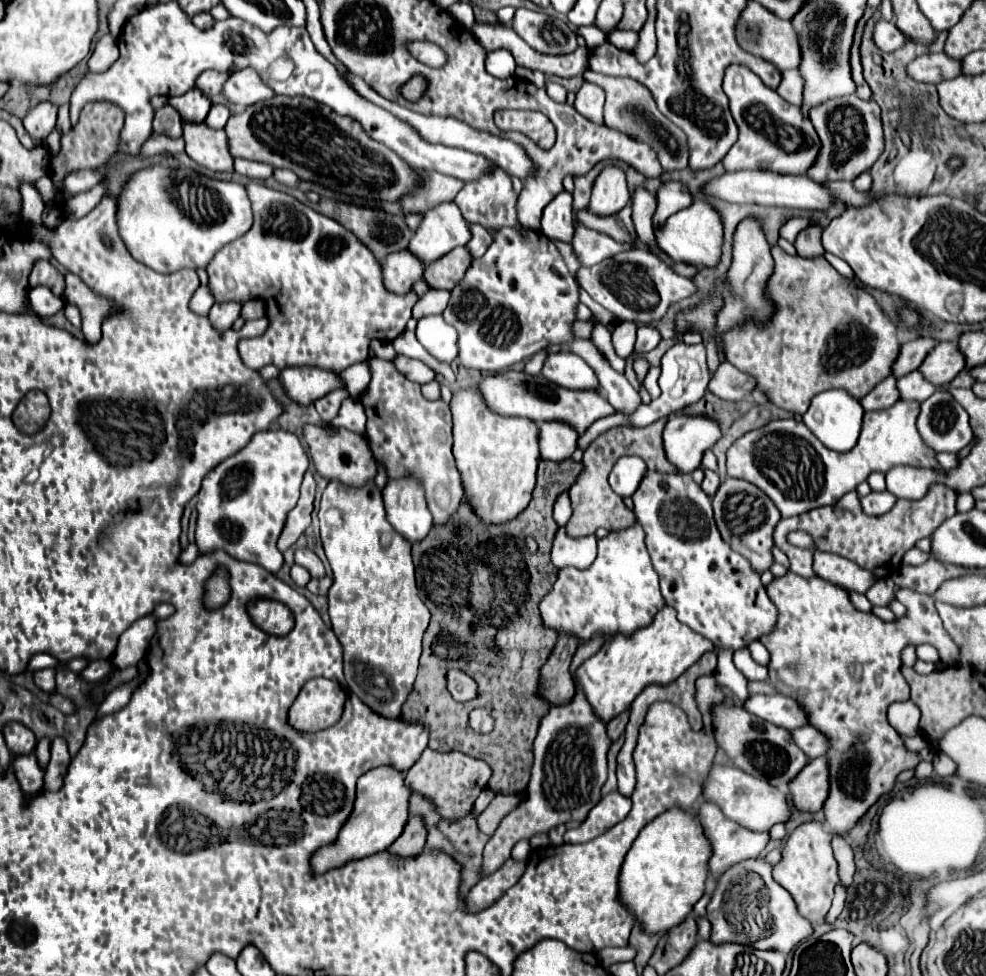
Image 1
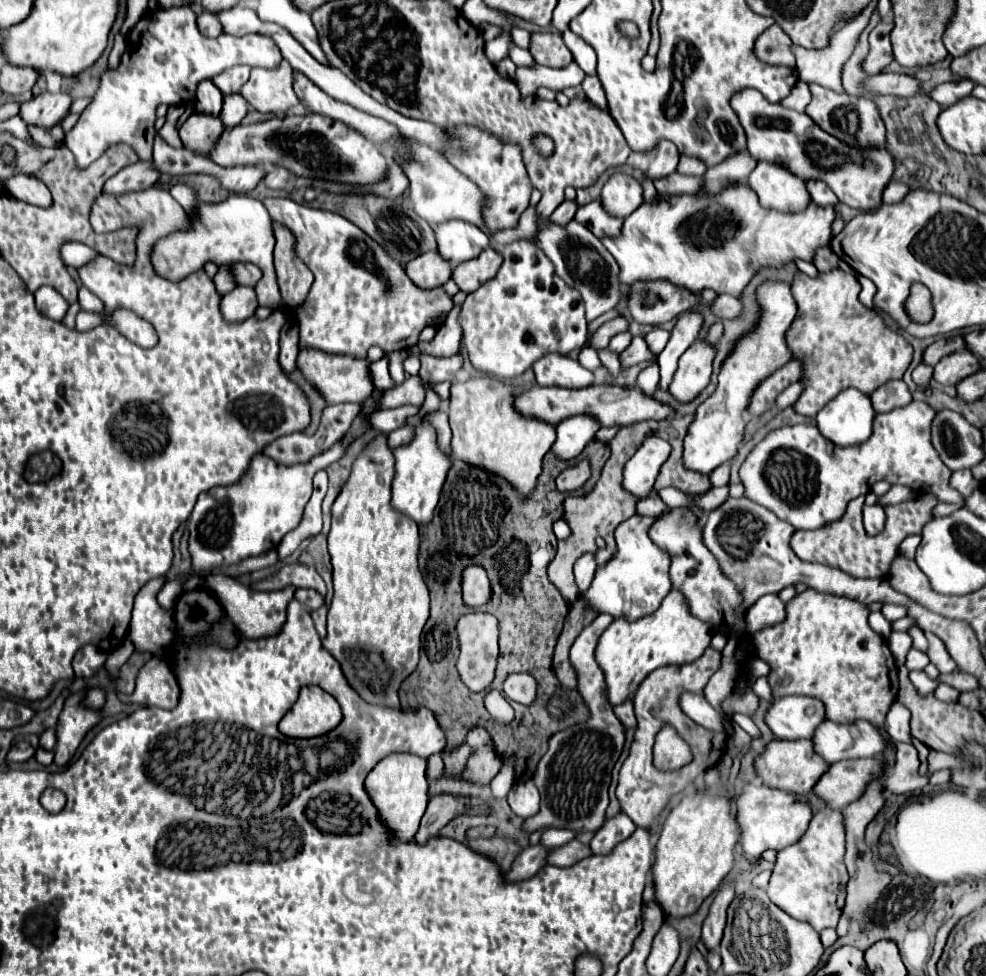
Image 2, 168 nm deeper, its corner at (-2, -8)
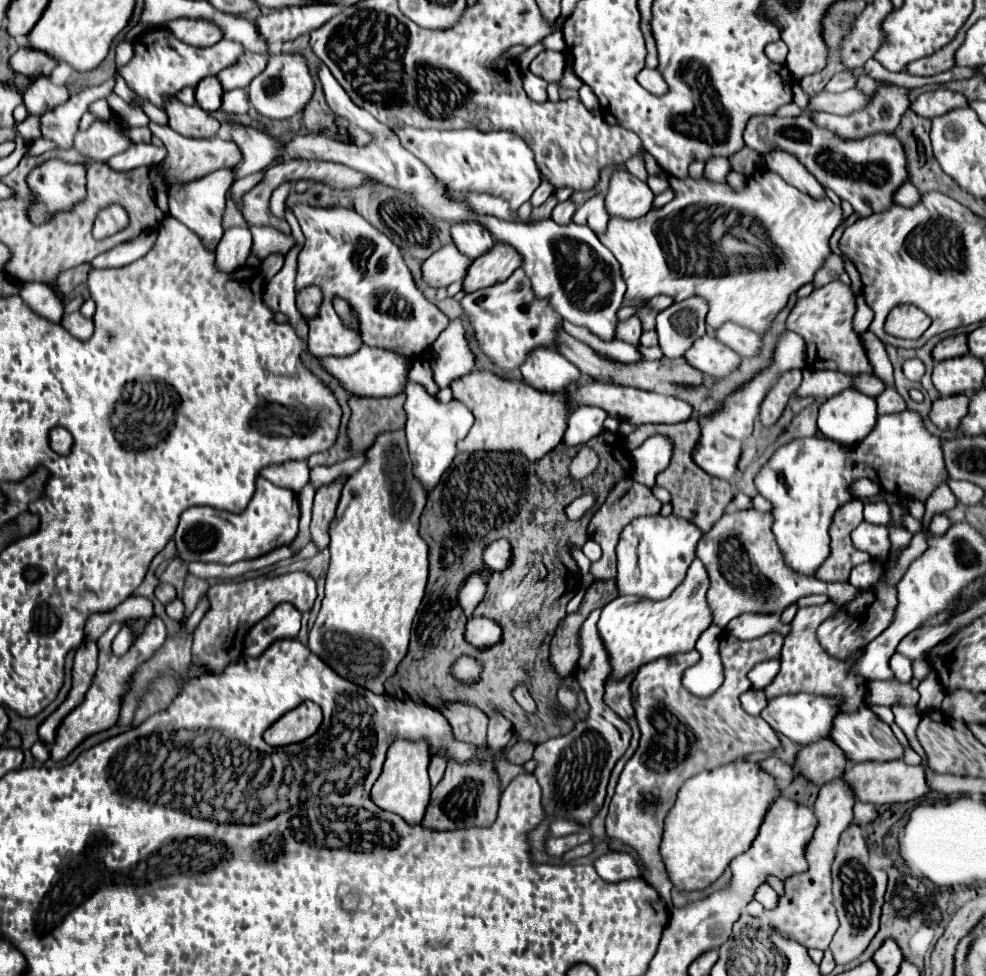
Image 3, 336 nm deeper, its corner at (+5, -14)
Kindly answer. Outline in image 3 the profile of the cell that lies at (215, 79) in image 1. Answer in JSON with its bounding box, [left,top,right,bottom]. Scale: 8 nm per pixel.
[216,53,268,91]

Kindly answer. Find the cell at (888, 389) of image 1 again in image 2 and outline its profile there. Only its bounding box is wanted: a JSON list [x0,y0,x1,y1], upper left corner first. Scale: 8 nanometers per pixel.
[871,381,911,413]

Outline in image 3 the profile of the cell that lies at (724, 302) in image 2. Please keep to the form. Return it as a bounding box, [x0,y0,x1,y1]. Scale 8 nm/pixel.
[716,323,760,357]

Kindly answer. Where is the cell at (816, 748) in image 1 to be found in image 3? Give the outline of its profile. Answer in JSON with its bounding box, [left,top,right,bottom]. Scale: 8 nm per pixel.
[830,707,904,763]

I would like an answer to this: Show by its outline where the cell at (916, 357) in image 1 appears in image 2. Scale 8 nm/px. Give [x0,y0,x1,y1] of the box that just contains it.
[923,335,965,365]

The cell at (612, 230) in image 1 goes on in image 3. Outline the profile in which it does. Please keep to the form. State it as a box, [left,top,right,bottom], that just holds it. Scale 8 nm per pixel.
[572,195,610,235]

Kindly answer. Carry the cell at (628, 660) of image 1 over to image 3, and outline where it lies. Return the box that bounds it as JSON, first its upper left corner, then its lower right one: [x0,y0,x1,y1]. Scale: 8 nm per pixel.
[598,559,712,681]

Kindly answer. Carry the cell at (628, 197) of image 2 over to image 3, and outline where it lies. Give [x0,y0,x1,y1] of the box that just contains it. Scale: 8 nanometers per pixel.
[606,171,654,219]

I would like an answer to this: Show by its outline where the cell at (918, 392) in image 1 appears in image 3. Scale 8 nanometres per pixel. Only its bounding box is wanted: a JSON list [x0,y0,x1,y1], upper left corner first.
[904,359,924,381]

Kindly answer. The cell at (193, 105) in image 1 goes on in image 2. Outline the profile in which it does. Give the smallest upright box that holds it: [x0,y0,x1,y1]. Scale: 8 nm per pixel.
[195,79,223,115]

